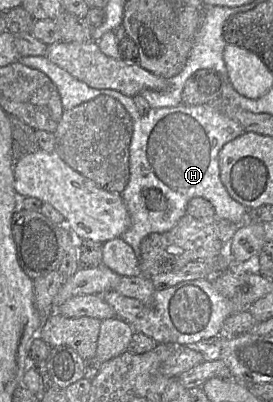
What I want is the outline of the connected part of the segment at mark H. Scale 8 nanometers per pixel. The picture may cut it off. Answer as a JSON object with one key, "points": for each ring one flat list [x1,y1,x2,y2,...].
{"points":[[25,56,19,59,22,65,37,69,44,73,55,85,60,96,63,110,72,109,98,96,111,96,127,111,132,119,133,133,129,147,129,181,121,193,130,216,129,228,120,236,129,244,136,257,140,257,141,241,152,233,164,233,171,230,186,214,189,201,194,197,207,199,215,210,218,220,225,219,241,225,246,223,248,209,235,201,228,193,220,178,219,152,222,147,233,139,243,135,244,129,234,120,223,114,217,104,177,107,151,108,146,115,137,110,133,98,112,89,95,89,76,79,66,70,51,62,45,56]]}

